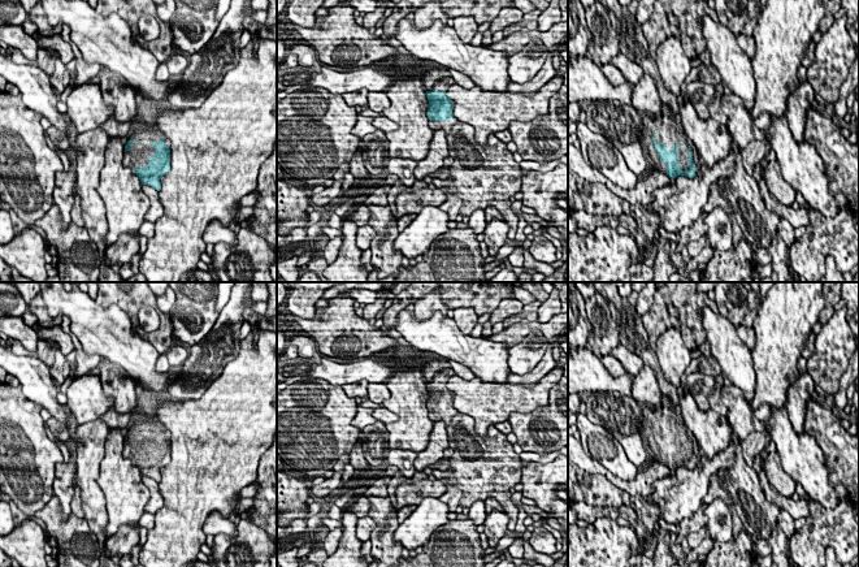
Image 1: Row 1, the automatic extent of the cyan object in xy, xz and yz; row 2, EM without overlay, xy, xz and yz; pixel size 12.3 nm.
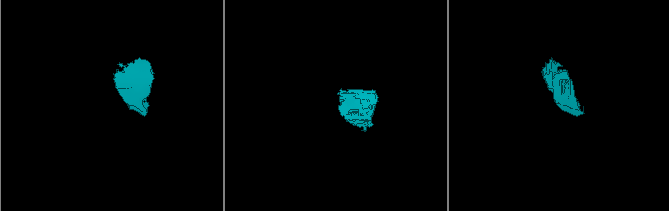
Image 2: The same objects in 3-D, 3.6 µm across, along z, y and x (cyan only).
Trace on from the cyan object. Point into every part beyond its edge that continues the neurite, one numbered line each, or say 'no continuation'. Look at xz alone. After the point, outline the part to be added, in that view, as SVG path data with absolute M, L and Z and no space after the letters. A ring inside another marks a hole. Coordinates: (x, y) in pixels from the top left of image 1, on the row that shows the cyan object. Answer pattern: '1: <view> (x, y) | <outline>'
1: xz (446, 125) | M455 117L454 120L446 120L446 121L430 121L429 120L429 126L435 131L435 130L444 130L447 134L451 131L452 126L456 125L459 121Z

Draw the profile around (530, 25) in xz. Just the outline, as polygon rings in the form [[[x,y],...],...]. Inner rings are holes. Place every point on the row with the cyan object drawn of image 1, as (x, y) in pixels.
[[[521,20],[519,22],[516,22],[516,23],[511,23],[509,26],[507,26],[503,30],[504,38],[509,36],[511,34],[513,34],[513,33],[516,33],[519,30],[522,30],[522,29],[528,29],[528,30],[538,29],[538,21],[537,20],[533,20],[533,21]]]

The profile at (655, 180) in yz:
[[[568,143],[568,166],[581,178],[590,183],[602,183],[608,187],[615,195],[622,200],[628,200],[630,204],[635,205],[642,203],[647,205],[654,202],[652,191],[667,186],[671,178],[660,172],[659,169],[652,169],[652,172],[638,181],[633,190],[625,190],[607,177],[604,177],[596,168],[587,165],[582,157],[581,150],[576,148],[573,144]]]

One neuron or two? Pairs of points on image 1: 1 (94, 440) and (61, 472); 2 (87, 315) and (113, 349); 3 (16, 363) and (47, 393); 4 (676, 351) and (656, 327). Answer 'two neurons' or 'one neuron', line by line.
1: two neurons
2: one neuron
3: one neuron
4: two neurons

